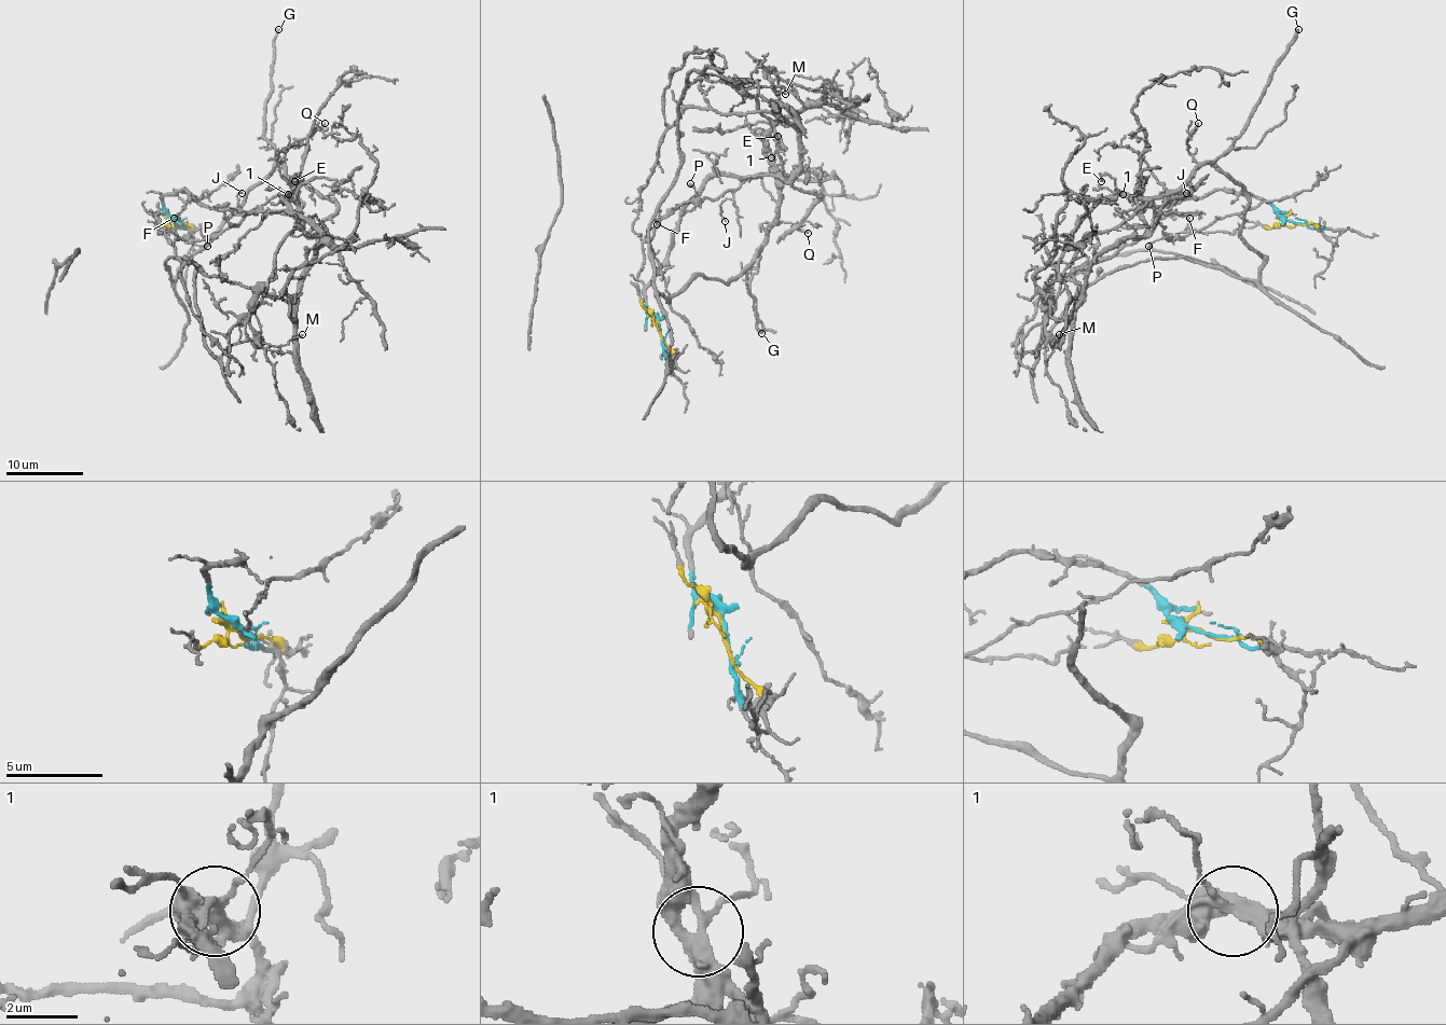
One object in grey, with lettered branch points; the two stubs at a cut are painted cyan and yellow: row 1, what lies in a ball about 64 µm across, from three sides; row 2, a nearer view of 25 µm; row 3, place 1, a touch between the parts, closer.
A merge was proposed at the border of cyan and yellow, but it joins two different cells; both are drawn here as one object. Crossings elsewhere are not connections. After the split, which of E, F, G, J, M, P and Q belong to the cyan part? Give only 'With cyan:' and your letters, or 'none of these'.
With cyan: none of these

